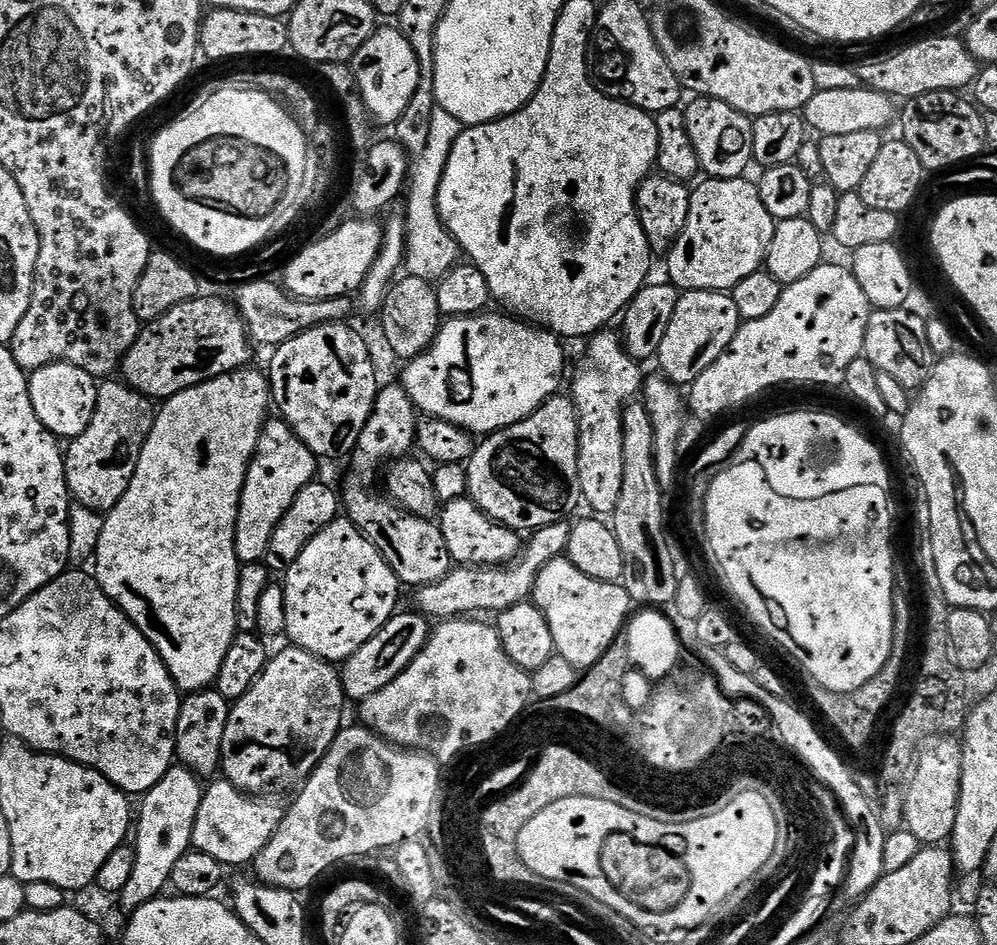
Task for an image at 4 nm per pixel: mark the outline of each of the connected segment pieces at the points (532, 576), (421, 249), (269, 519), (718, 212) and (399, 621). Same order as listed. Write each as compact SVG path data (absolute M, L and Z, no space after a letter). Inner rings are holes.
M549 528L536 529L535 532L531 533L531 535L527 537L526 543L523 545L522 551L519 553L519 555L517 555L515 559L513 559L511 562L505 562L499 566L456 566L456 567L453 567L452 571L449 572L448 575L443 576L443 578L440 579L438 582L434 582L433 584L426 584L424 585L423 588L419 589L419 591L415 593L416 604L418 607L421 608L421 609L417 608L417 609L419 609L419 611L423 613L425 617L431 618L433 621L436 621L436 622L443 622L446 620L451 620L453 618L464 618L464 617L467 617L469 614L480 614L476 612L493 612L493 614L499 614L501 612L505 612L507 608L514 608L514 607L523 605L522 603L523 600L525 599L527 601L529 597L531 597L532 590L533 588L536 587L536 579L538 578L538 574L540 573L540 571L543 568L545 568L545 566L548 563L550 563L550 561L563 557L565 555L565 552L566 552L565 545L563 543L560 543L557 545L556 538L552 534L554 533L552 533L551 529Z
M437 111L430 118L430 138L426 146L411 161L410 183L406 188L408 196L408 232L406 228L406 268L413 276L439 278L444 276L458 263L458 245L451 233L440 221L440 212L436 208L436 199L448 154L462 131L462 125Z
M269 419L264 427L242 490L236 523L236 559L241 565L263 561L278 522L282 522L286 510L290 510L290 502L298 498L298 490L317 479L318 458L292 433L283 419L275 419Z
M711 178L703 181L697 188L691 189L690 214L686 218L684 229L680 237L671 245L672 253L668 256L668 276L677 289L684 292L710 290L711 292L728 292L742 278L761 271L766 260L768 240L774 234L777 221L773 220L760 201L757 185L748 181L748 178L739 180L714 180Z
M415 614L416 616L400 615L393 615L374 638L370 638L351 653L352 657L345 662L344 668L342 664L344 695L349 701L369 700L371 696L378 694L386 686L390 686L390 682L394 682L394 678L398 678L398 674L402 674L402 670L406 670L410 666L413 658L427 644L430 635L429 621L420 614Z

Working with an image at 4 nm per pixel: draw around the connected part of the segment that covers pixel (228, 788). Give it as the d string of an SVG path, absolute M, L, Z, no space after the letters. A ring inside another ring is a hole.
M217 779L217 784L208 784L203 802L198 810L197 825L204 826L207 820L216 816L216 836L206 844L210 858L218 858L226 866L232 864L251 865L256 857L267 848L277 830L286 819L283 812L272 798L253 798L249 793L241 792L229 780Z

